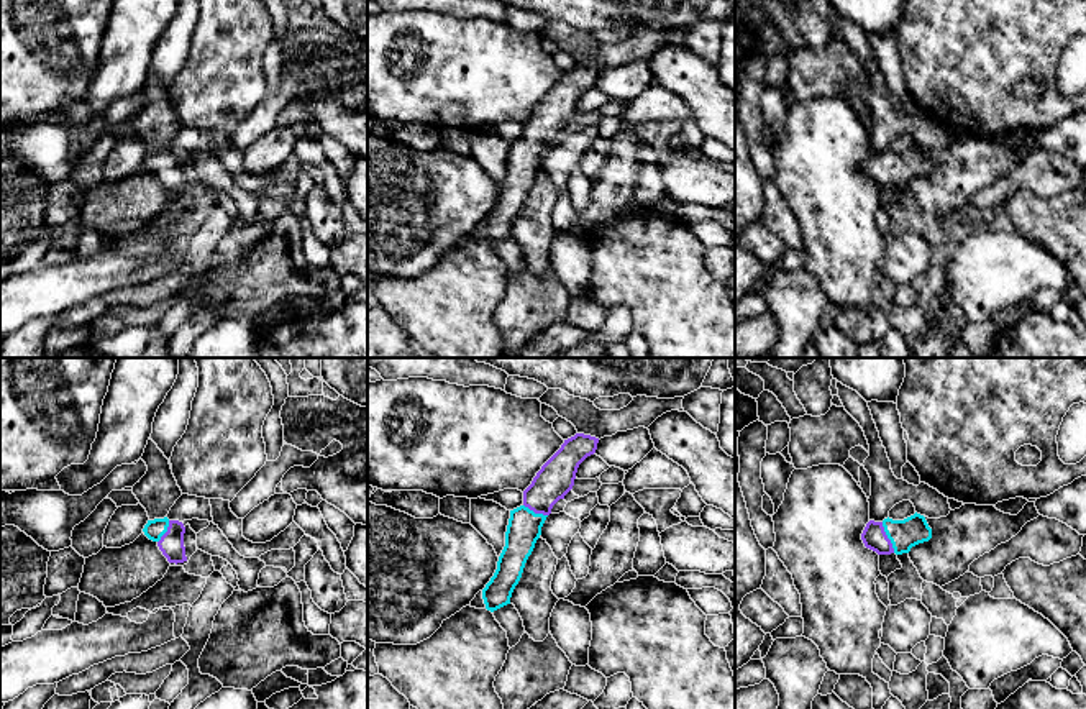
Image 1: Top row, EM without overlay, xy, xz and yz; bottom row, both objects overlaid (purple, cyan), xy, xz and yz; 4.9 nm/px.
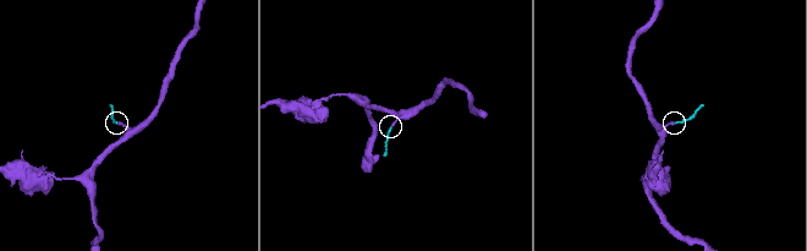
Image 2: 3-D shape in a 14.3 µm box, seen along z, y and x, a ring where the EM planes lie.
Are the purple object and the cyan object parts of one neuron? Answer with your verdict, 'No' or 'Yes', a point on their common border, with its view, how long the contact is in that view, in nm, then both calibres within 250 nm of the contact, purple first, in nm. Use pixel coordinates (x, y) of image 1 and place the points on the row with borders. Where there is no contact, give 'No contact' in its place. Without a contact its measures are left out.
Yes. Touches purple at yz (886, 537). Shared border 170 nm. Thickness 120 nm (purple) against 140 nm

